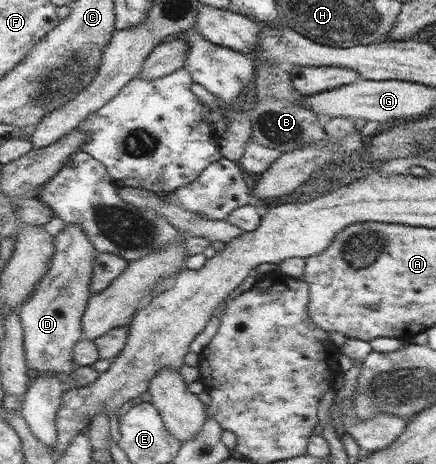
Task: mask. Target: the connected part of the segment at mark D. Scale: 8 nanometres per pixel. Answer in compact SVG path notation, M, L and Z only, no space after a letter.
M66 223L64 229L55 236L54 248L52 266L41 277L28 299L20 304L20 323L24 333L26 363L31 374L54 371L70 376L77 368L72 358L75 346L84 340L82 314L92 296L90 273L94 272L97 252L82 227L74 223Z

